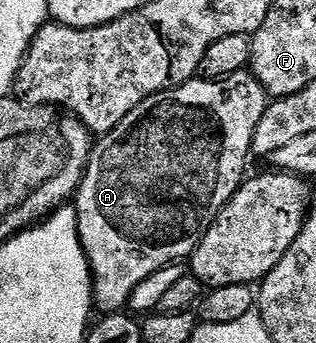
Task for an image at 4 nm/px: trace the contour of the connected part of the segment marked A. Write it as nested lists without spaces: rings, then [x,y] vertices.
[[[249,70],[230,75],[227,79],[204,79],[195,77],[183,87],[175,87],[173,91],[161,91],[158,95],[148,97],[116,129],[112,129],[106,135],[101,136],[93,144],[90,152],[90,164],[86,166],[86,176],[82,179],[82,185],[76,196],[76,210],[78,212],[78,236],[82,242],[82,248],[86,259],[90,262],[90,273],[94,284],[94,297],[92,300],[95,308],[99,307],[102,315],[112,315],[121,312],[129,304],[134,290],[144,281],[144,277],[152,277],[160,269],[177,264],[179,261],[189,260],[194,250],[200,245],[204,233],[216,221],[216,217],[228,205],[228,201],[238,192],[244,182],[246,171],[246,158],[251,158],[254,146],[254,134],[256,125],[260,125],[260,117],[264,117],[268,106],[268,96],[260,85],[258,78]]]

